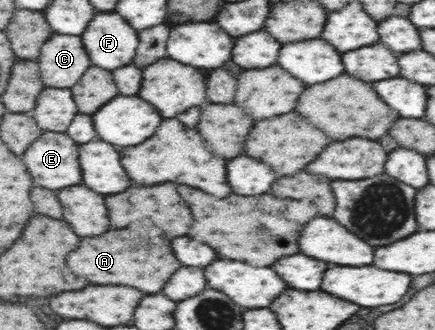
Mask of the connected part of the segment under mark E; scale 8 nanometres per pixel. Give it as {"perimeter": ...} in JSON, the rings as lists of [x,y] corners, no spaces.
{"perimeter":[[[43,132],[21,156],[35,186],[61,190],[81,184],[79,145],[68,134]]]}

